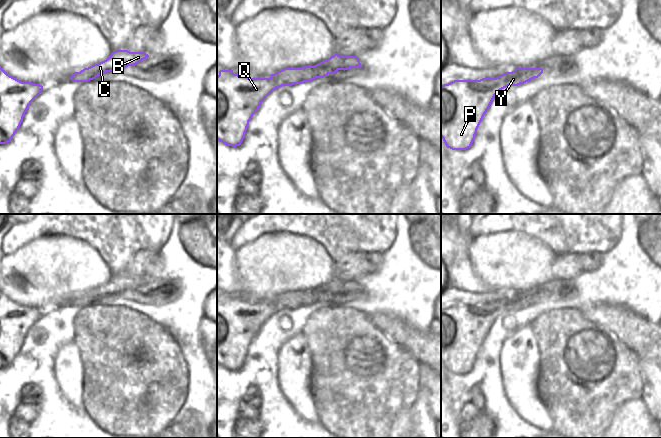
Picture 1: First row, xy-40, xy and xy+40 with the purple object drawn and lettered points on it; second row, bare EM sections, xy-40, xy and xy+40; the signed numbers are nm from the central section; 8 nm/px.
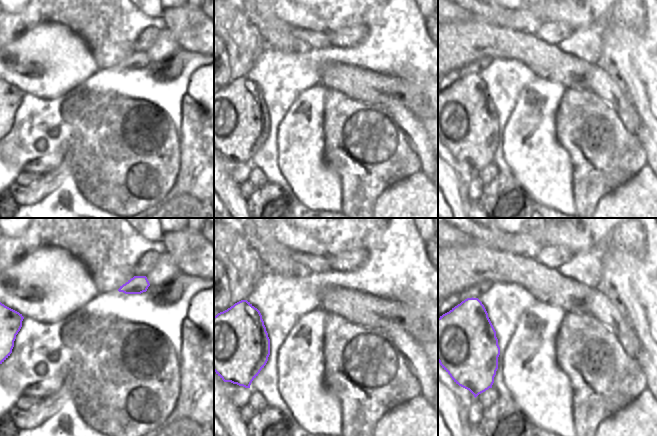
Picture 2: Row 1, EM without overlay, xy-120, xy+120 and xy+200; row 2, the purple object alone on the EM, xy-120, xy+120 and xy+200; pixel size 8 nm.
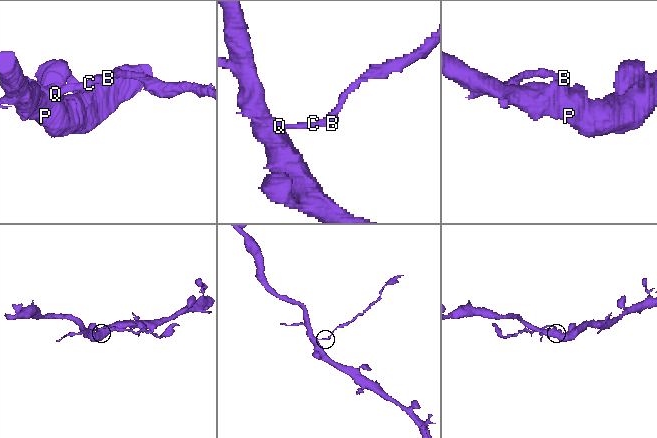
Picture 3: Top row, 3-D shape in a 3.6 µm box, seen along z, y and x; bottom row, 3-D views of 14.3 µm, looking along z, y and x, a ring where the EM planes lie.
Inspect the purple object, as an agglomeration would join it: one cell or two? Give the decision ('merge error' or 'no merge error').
no merge error

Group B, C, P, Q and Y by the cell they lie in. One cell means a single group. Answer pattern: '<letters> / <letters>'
B C P Q Y

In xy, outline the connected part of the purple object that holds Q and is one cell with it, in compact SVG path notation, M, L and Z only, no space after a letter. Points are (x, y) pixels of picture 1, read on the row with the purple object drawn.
M334 54L314 66L284 68L269 78L250 78L234 74L233 70L220 70L217 76L217 140L226 146L240 146L249 121L276 88L310 82L350 68L362 68L357 56Z

